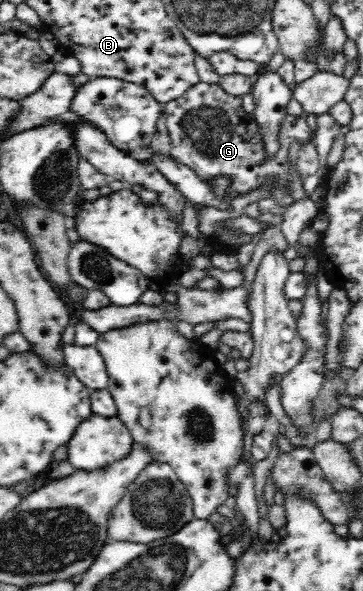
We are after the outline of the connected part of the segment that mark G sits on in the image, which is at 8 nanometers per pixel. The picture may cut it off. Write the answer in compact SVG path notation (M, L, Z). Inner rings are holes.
M199 82L188 89L181 97L167 102L163 105L165 113L166 127L170 135L172 148L170 155L179 163L187 165L193 169L199 177L205 181L218 180L219 178L229 178L229 185L225 189L227 198L233 199L238 195L245 195L261 185L273 185L271 193L273 199L284 208L293 205L293 195L291 191L285 189L285 183L289 179L288 149L299 141L302 145L313 142L313 130L305 119L289 114L280 129L280 150L271 158L267 159L267 154L263 150L263 142L259 140L259 126L255 123L253 114L248 114L241 106L242 98L231 96L219 84L208 84Z

